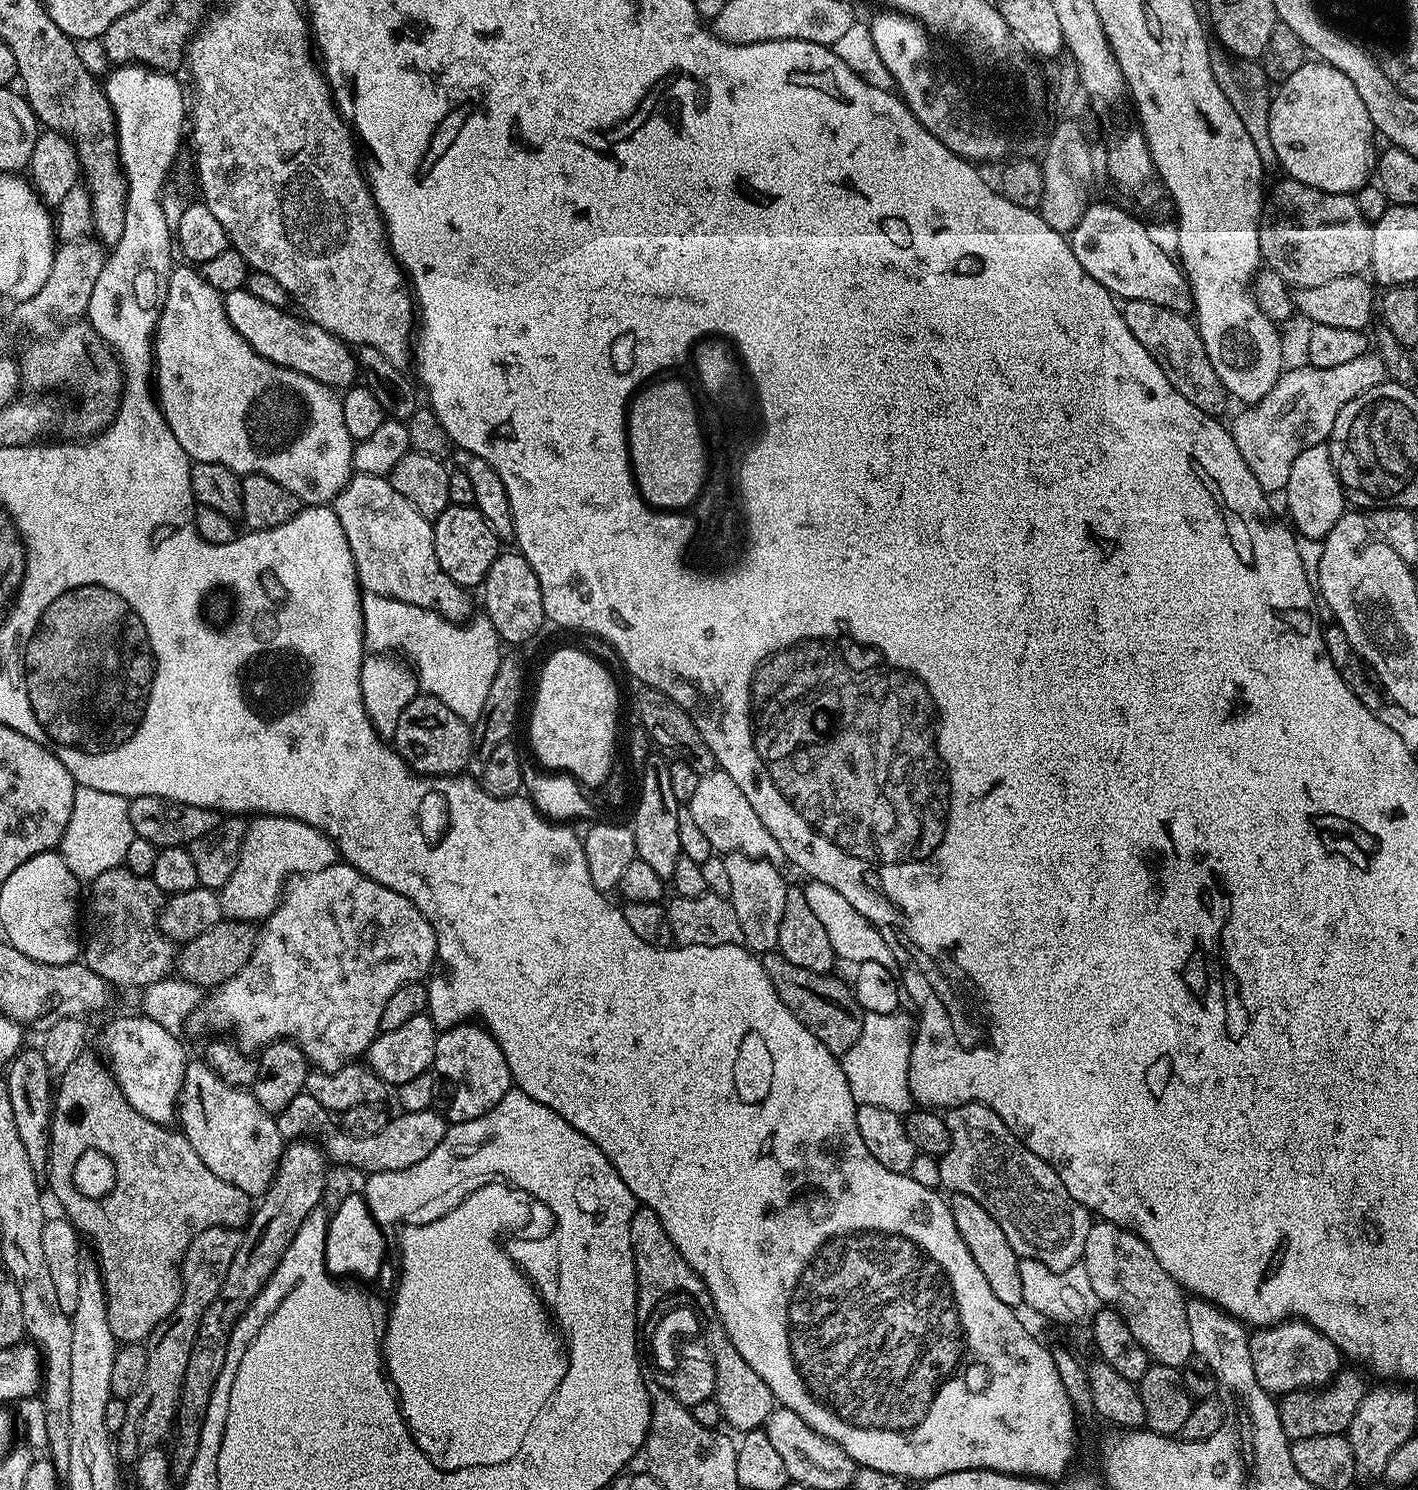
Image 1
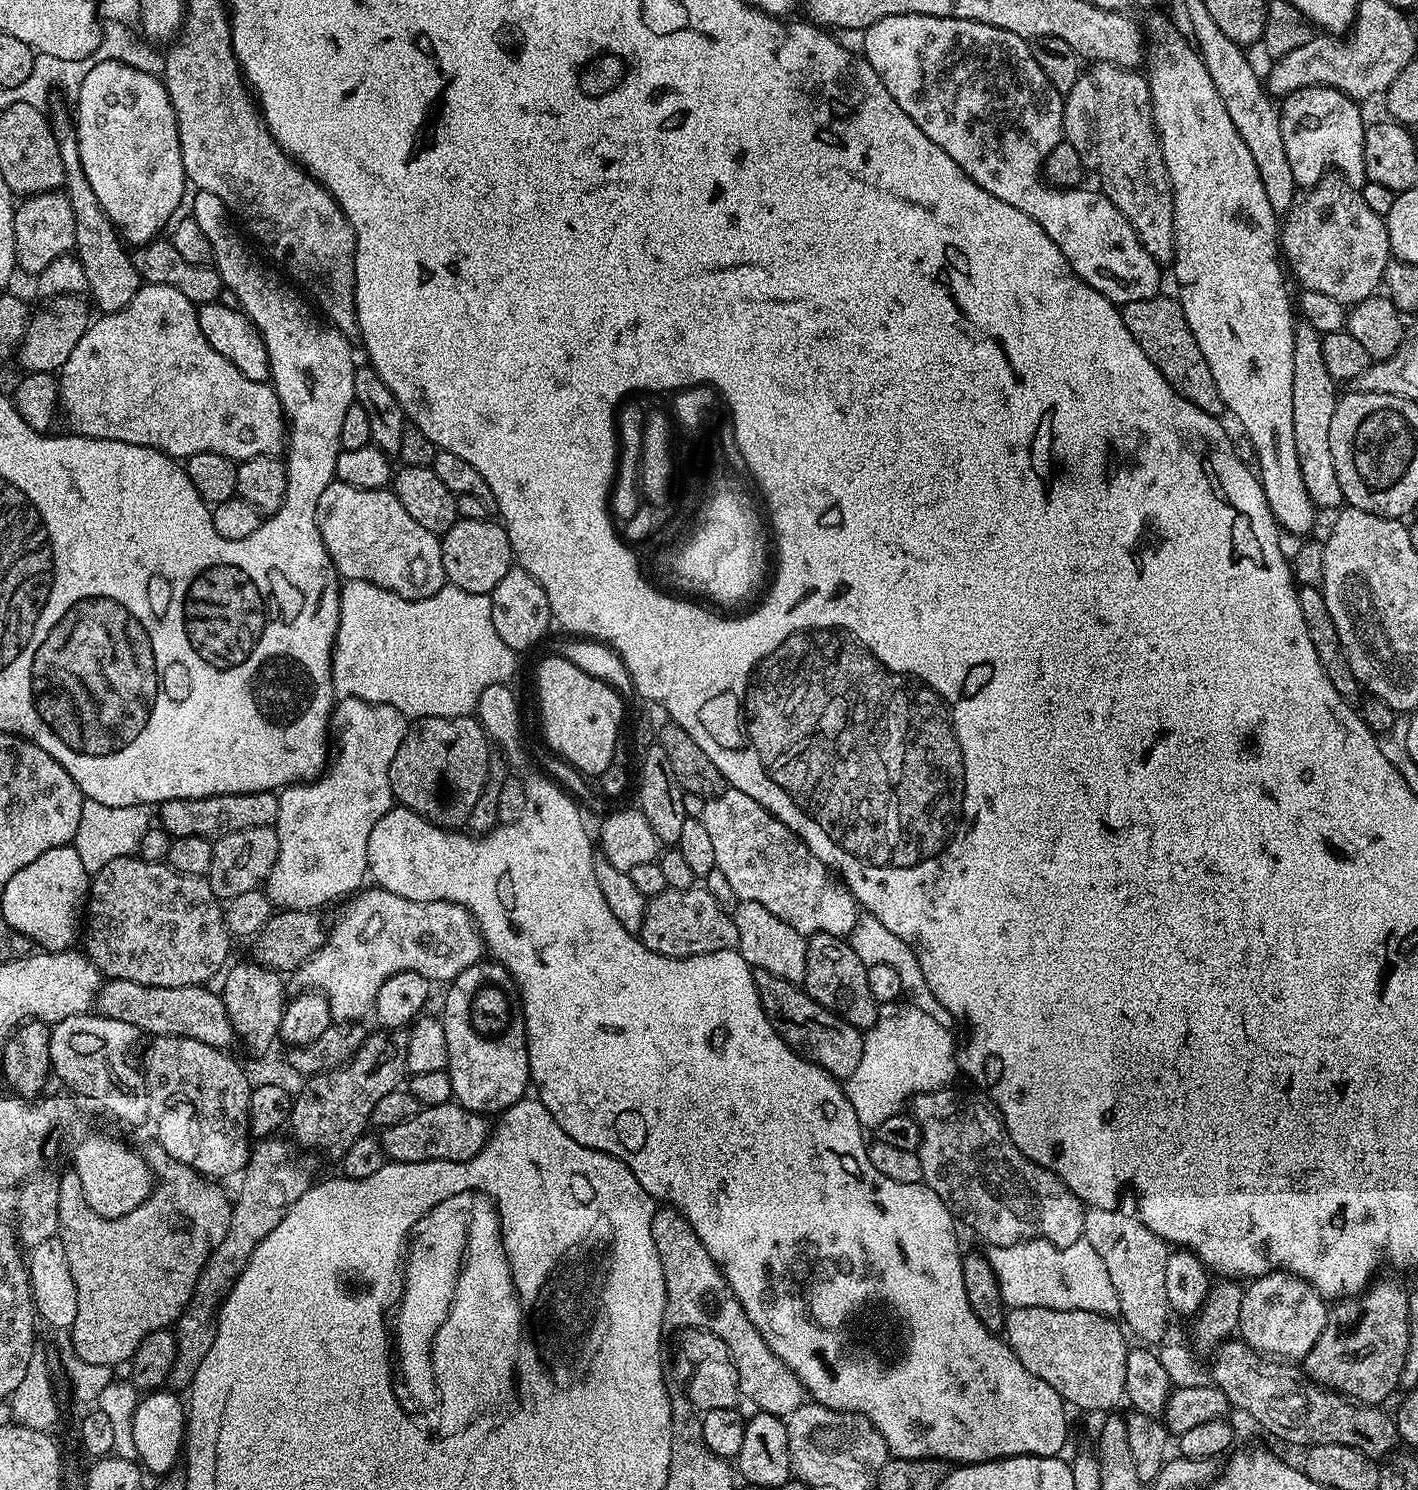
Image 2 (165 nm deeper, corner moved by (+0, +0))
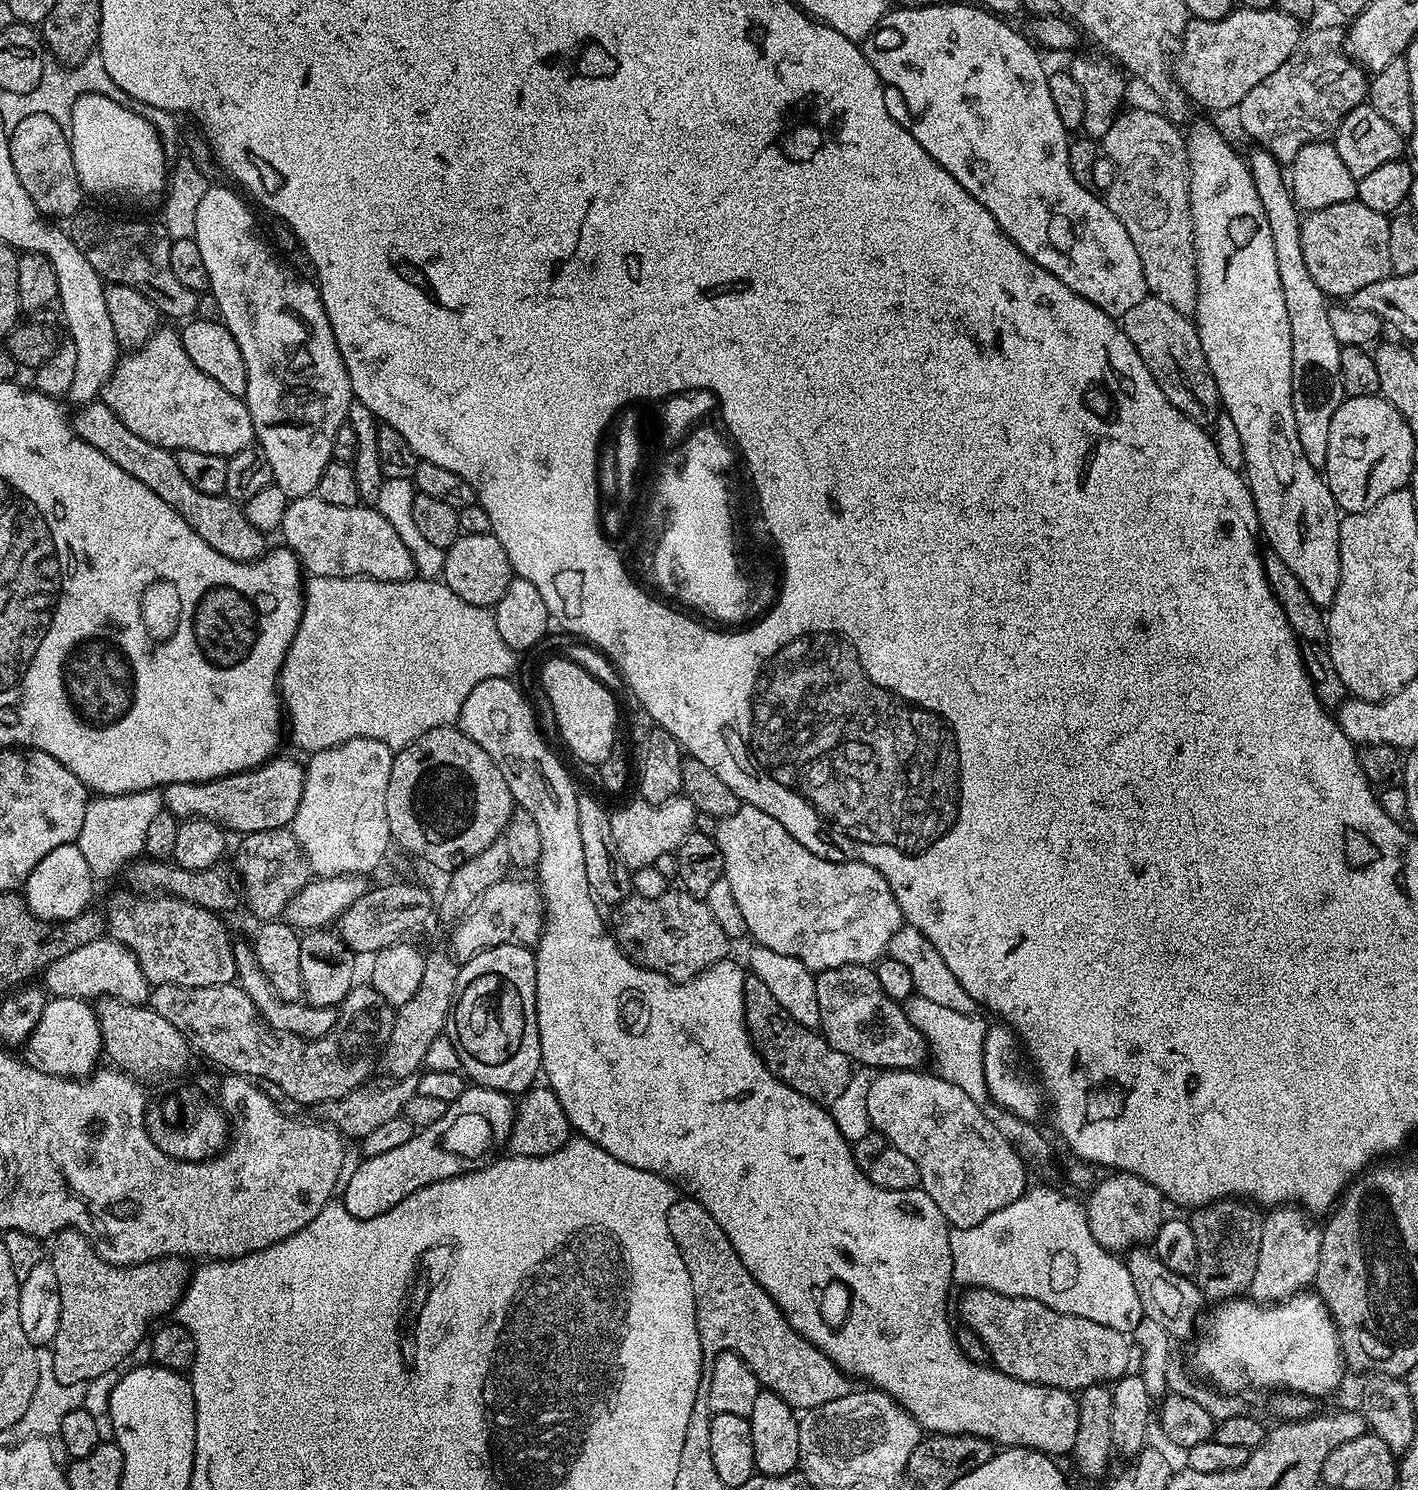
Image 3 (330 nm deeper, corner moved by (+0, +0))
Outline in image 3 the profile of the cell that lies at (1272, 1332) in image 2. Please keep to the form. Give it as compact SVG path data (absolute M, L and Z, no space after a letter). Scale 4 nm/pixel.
M1276 1206L1264 1216L1262 1246L1258 1246L1258 1267L1254 1269L1251 1299L1261 1304L1288 1300L1296 1293L1311 1289L1318 1274L1320 1253L1319 1227L1311 1224L1309 1213L1299 1206Z

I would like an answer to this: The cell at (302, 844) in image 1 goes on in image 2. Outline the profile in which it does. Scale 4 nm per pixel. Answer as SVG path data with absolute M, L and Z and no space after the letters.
M340 698L335 701L334 736L340 739L340 745L337 748L335 745L326 774L317 776L311 782L290 784L278 792L278 818L274 825L278 834L278 858L266 881L267 894L277 909L294 912L320 910L323 904L339 896L349 897L365 883L364 876L366 880L369 875L370 830L374 830L378 818L394 807L390 762L394 762L394 754L398 754L398 746L402 746L402 738L409 727L409 717L389 704L371 704L362 698Z

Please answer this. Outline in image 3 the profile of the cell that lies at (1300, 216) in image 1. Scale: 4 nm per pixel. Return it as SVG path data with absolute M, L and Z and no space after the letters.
M1358 199L1314 210L1301 219L1302 255L1325 296L1347 298L1362 286L1393 275L1388 221L1387 215L1370 210Z

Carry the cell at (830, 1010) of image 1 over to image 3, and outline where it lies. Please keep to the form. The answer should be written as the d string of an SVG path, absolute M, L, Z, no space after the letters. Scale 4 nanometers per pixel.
M751 974L744 977L744 1021L748 1037L764 1059L764 1064L783 1084L798 1090L798 1094L810 1098L815 1104L831 1106L834 1098L850 1086L854 1075L851 1058L842 1054L842 1050L834 1050L817 1029L794 1022L794 1018L778 1006L762 978Z

